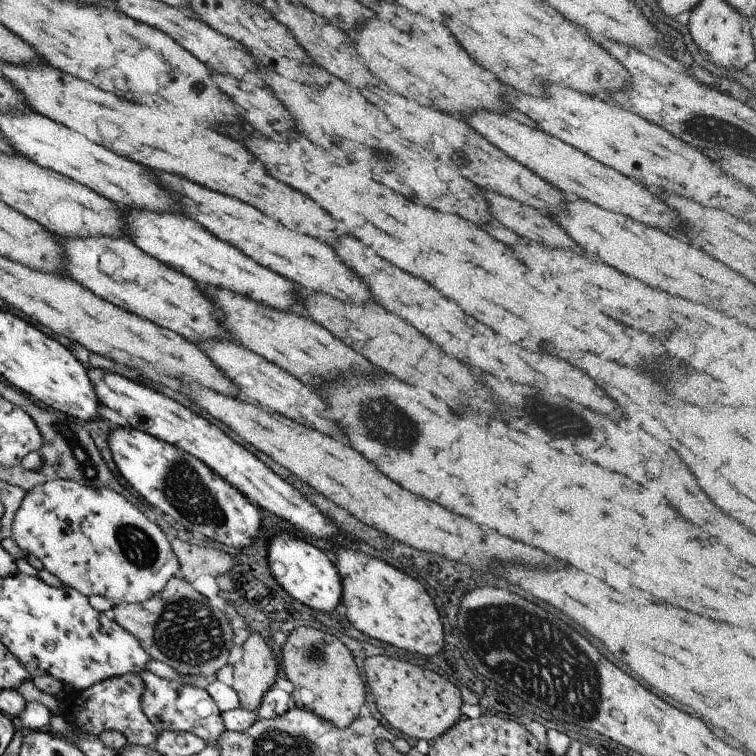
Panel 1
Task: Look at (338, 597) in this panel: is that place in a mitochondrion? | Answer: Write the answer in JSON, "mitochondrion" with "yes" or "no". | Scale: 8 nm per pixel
{"mitochondrion":"no"}

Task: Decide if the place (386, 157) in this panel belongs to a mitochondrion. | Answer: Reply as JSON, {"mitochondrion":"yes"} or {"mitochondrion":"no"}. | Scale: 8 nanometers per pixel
{"mitochondrion":"yes"}

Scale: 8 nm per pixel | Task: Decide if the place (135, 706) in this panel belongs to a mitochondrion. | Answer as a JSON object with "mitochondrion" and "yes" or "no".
{"mitochondrion":"no"}

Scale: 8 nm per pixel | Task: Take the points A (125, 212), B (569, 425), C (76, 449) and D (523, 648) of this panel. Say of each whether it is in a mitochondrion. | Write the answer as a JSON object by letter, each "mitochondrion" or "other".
{"A":"other","B":"mitochondrion","C":"mitochondrion","D":"mitochondrion"}

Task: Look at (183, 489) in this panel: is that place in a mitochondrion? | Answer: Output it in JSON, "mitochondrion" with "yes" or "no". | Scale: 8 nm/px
{"mitochondrion":"yes"}

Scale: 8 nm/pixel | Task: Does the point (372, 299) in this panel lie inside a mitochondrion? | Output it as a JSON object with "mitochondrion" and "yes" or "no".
{"mitochondrion":"no"}

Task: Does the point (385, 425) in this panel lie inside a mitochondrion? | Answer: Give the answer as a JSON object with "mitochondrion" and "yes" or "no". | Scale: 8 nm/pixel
{"mitochondrion":"yes"}

